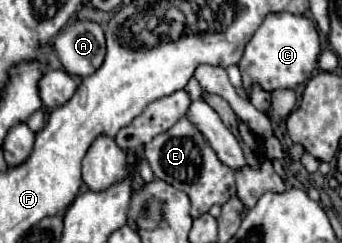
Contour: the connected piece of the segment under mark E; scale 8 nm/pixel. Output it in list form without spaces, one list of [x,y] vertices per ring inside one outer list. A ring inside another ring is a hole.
[[[187,116],[179,118],[175,126],[171,126],[165,134],[159,134],[145,146],[145,158],[153,170],[153,174],[177,190],[183,190],[191,200],[191,218],[199,218],[209,212],[211,206],[223,206],[231,196],[235,196],[235,176],[229,166],[223,166],[205,140],[205,136],[189,122]]]

